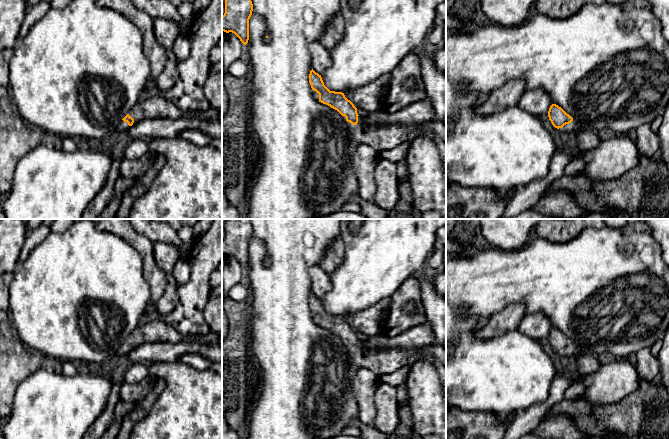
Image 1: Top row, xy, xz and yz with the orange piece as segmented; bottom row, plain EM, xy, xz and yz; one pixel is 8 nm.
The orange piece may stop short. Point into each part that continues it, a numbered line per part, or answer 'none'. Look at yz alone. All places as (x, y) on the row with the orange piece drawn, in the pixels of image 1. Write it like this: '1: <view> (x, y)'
1: yz (574, 125)

